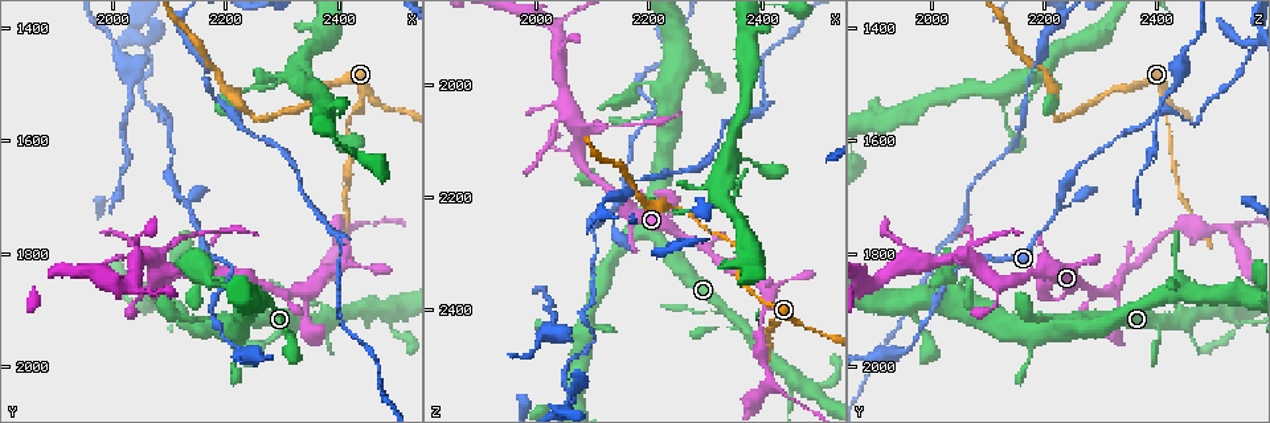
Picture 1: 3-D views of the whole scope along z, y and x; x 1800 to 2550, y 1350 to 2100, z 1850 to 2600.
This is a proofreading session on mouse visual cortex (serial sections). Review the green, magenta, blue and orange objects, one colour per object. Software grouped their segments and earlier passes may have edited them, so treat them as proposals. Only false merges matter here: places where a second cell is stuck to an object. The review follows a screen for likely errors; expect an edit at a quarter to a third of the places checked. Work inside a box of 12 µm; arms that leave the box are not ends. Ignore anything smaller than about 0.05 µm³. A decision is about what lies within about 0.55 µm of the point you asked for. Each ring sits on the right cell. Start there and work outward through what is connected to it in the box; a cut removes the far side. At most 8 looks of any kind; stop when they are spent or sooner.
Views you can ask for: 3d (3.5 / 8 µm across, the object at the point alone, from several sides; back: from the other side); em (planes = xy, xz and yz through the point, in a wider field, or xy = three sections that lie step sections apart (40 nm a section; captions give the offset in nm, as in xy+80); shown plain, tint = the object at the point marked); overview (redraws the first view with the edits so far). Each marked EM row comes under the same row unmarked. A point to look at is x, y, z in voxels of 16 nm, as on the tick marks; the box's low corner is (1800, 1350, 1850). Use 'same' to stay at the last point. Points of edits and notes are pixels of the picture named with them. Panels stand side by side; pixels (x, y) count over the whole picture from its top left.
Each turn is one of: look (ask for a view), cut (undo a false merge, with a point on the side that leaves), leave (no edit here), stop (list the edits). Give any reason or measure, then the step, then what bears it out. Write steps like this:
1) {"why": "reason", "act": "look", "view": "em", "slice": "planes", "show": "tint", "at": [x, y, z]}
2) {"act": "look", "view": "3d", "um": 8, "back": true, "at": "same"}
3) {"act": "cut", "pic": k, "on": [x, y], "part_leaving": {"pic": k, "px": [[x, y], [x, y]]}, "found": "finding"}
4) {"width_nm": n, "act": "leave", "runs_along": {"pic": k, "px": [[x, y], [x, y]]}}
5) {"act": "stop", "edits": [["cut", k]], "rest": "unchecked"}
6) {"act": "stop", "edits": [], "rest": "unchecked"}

{"why": "a narrow waist", "act": "look", "view": "3d", "um": 3.5, "at": [2340, 1865, 2325]}

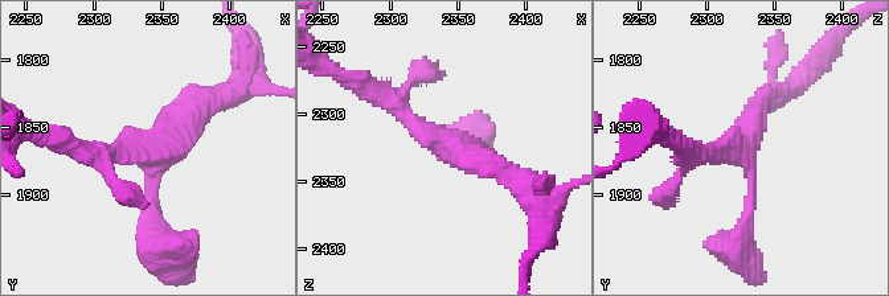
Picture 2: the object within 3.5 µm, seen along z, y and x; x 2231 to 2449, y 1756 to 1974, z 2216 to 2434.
{"arms": 3, "arm_widths_nm": [150, 250, 300], "why": "now the EM", "act": "look", "view": "em", "slice": "xy", "step": 5, "show": "tint", "at": [2342, 1866, 2324]}

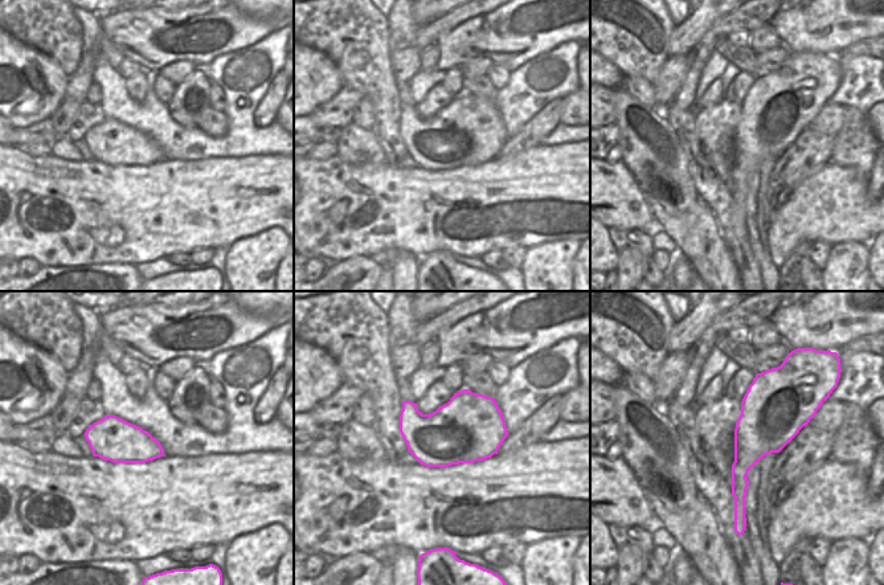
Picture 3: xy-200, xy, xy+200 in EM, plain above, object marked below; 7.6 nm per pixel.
{"act": "look", "view": "em", "slice": "planes", "show": "tint", "at": "same"}

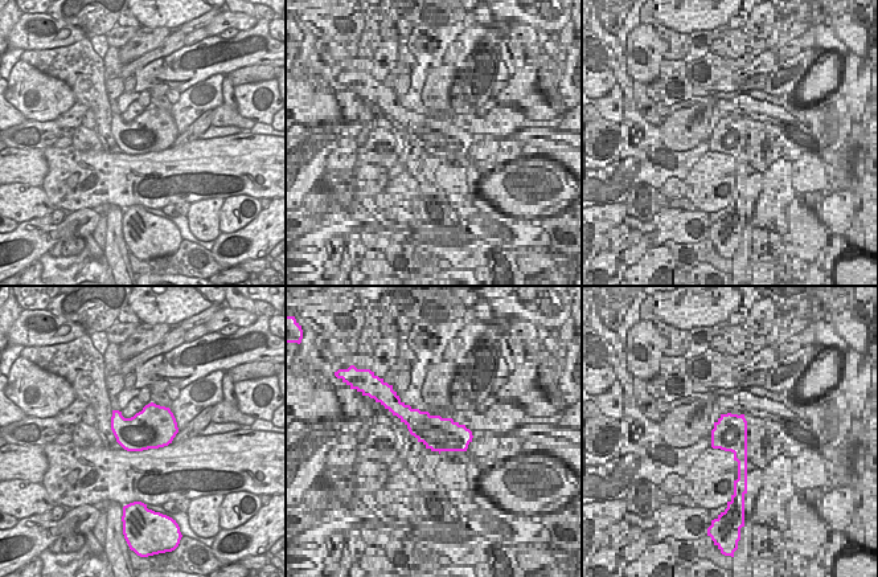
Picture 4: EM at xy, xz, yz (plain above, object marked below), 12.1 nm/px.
{"act": "leave", "found": "all the same cell"}

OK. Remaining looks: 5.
{"why": "thick turns thin", "act": "look", "view": "3d", "um": 3.5, "at": [2425, 1545, 2410]}

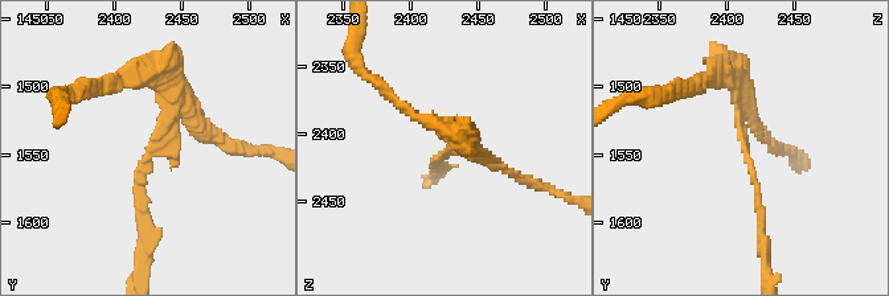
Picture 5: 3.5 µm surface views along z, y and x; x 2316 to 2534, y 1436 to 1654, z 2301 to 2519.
{"why": "need the tissue", "act": "look", "view": "em", "slice": "xy", "step": 3, "show": "tint", "at": [2428, 1548, 2410]}

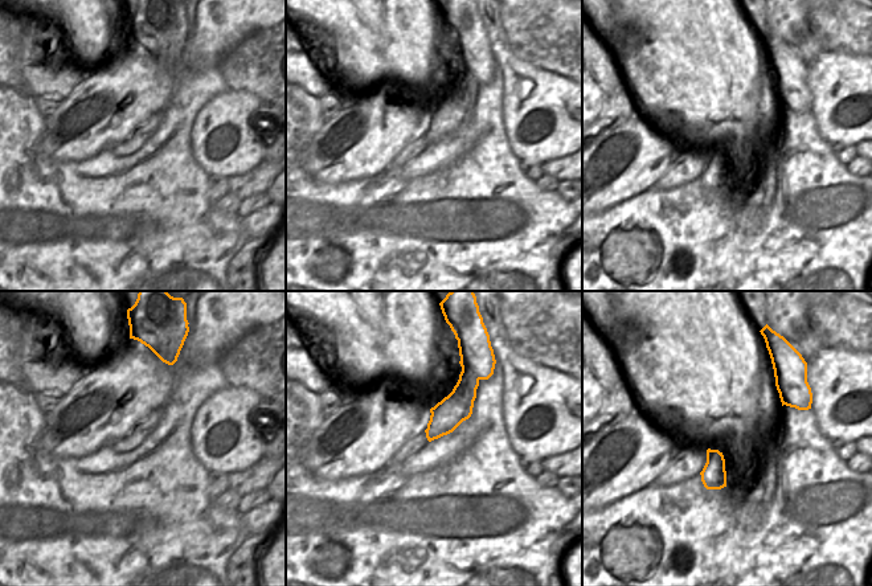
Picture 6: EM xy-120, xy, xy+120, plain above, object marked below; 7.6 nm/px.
{"act": "cut", "pic": 5, "on": [147, 157], "part_leaving": {"pic": 5, "px": [[177, 109], [144, 161], [140, 222]]}, "found": "a second cell is stuck on"}

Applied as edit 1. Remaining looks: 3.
{"act": "look", "view": "3d", "um": 3.5, "at": [2140, 1720, 2220]}

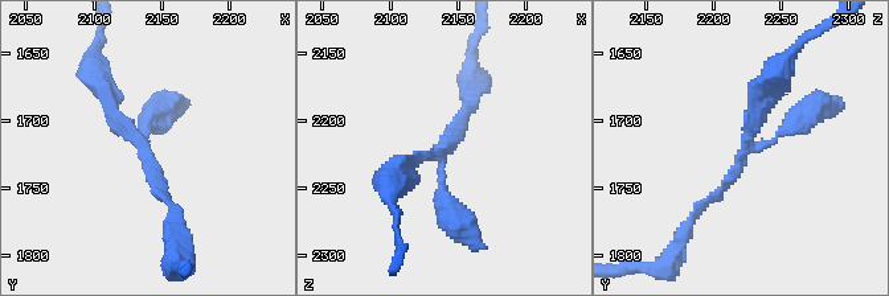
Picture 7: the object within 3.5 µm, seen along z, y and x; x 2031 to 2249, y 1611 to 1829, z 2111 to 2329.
{"arms": 3, "arm_widths_nm": [150, 200, 250], "why": "shape alone is not enough", "act": "look", "view": "em", "slice": "planes", "show": "tint", "at": [2136, 1722, 2226]}

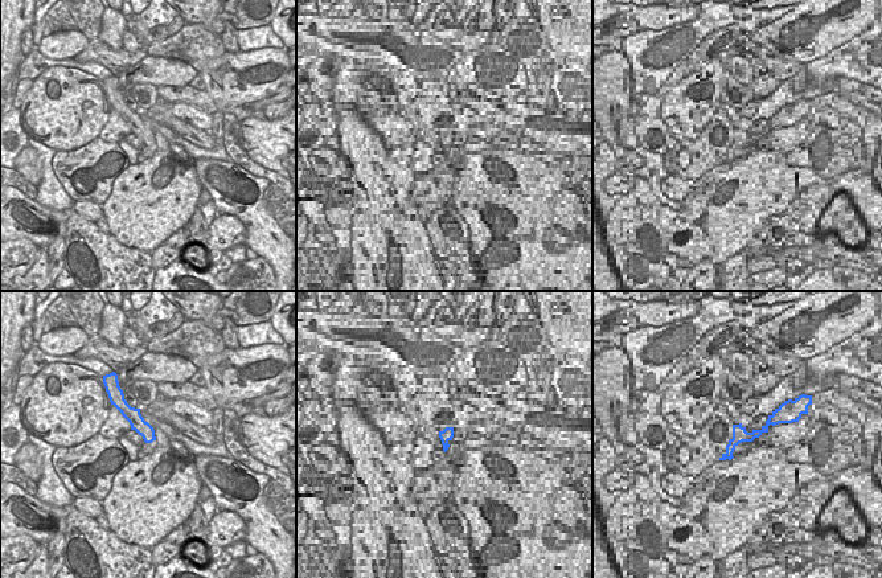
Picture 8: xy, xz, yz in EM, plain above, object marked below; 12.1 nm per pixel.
{"width_nm": 190, "act": "leave", "runs_along": {"pic": 8, "px": [[123, 406], [147, 433], [148, 439]]}, "found": "all the same cell"}

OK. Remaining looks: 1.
{"act": "stop", "edits": [["cut", 5]], "rest": "unchecked"}

